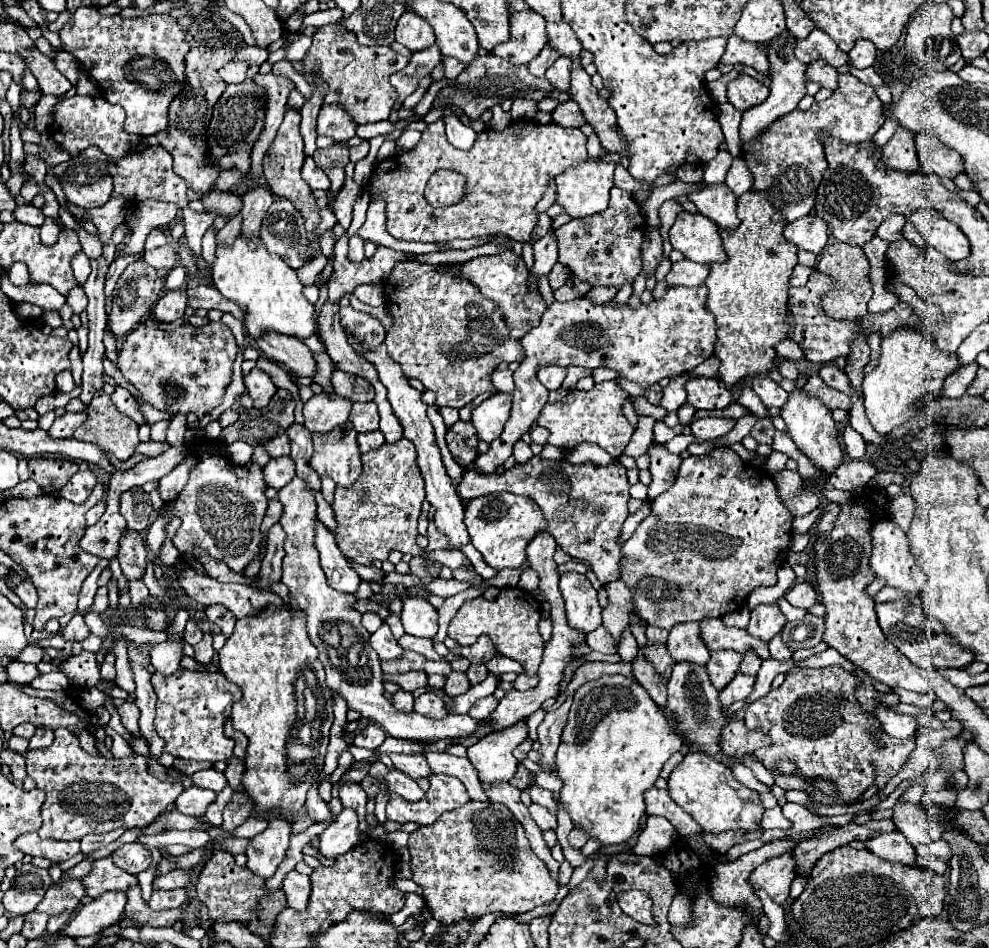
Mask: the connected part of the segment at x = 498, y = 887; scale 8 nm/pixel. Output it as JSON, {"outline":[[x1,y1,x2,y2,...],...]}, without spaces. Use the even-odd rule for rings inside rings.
{"outline":[[468,801,464,807,440,815,432,825,418,827,410,833,410,871,412,881,422,887,422,895,440,923,454,923,462,917,482,917,492,911,526,913,538,905,550,905,556,899,558,883,550,879,548,867,534,855,522,825,510,809,492,801]]}

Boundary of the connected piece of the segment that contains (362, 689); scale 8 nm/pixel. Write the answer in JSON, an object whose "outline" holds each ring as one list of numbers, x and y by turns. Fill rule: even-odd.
{"outline":[[298,477,292,479,286,487,282,487,278,491,278,501,284,505,280,523,286,531,286,541,284,541,284,573,282,573,282,583,288,587,290,591,290,611,292,613,302,613,306,615,306,629,310,635,310,641,316,645,318,649,318,659,324,665,326,671,326,685,330,687,330,691,338,693,340,697,346,699,348,709,354,709,362,715,362,719,370,719,376,725,380,725,390,737,396,739,416,739,416,741,440,741,440,739,466,739,470,735,474,735,484,723,478,719,472,719,470,715,448,715,446,719,430,719,430,717,422,717,418,713,400,713,394,711,392,703,384,697,384,681,382,681,382,669,380,669,380,661,376,651,370,647,370,633,364,629,362,625,362,613,354,609,356,597,354,595,346,595,342,591,334,591,328,581,326,575,320,567,318,561,318,551,314,551,314,519,316,519,316,501,314,495,310,495,310,491,306,491,306,483,302,483]]}

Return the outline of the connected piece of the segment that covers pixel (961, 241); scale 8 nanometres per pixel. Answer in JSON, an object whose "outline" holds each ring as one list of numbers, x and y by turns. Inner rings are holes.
{"outline":[[918,209,908,221,922,233,930,247,938,249,946,259,960,261,970,255,970,243,966,235,934,209]]}

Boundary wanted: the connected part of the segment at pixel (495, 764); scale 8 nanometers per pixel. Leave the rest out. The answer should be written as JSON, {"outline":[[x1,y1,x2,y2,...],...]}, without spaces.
{"outline":[[516,723,508,729,494,731,482,737,478,743,466,749,468,759,480,773,482,785,496,785,500,781,510,781,516,773,518,761,512,751,518,743,528,737,528,727,524,723]]}

